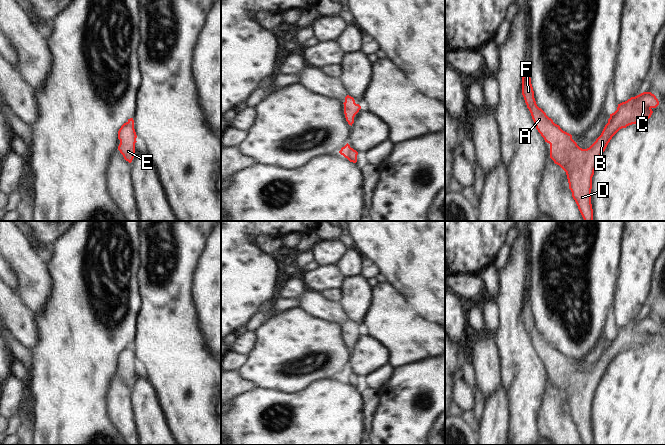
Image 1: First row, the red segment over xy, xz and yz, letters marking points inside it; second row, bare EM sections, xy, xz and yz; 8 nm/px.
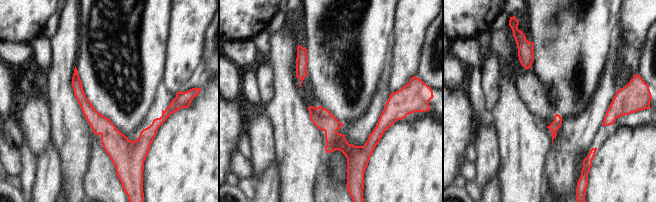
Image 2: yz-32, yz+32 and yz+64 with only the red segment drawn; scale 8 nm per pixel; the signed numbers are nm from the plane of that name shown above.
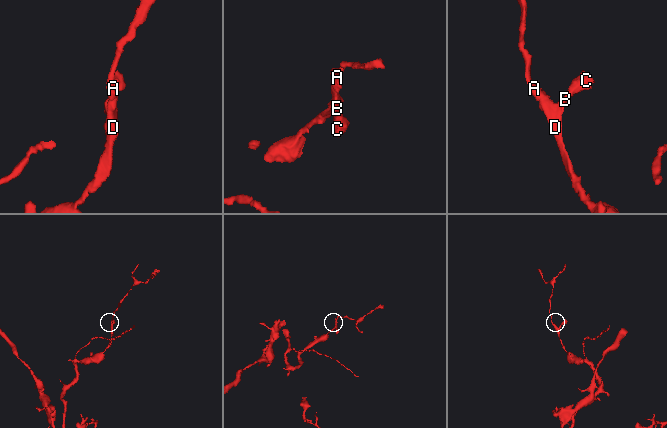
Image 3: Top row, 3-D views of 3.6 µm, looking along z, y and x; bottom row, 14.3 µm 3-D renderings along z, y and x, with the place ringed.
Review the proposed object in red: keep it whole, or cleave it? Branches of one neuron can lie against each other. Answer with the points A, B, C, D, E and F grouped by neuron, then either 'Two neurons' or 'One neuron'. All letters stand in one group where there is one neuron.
Groups: A B C D E F. One neuron

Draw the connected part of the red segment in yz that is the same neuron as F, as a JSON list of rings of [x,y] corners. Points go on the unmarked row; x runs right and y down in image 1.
[[[525,288],[522,319],[527,332],[536,353],[545,366],[550,368],[550,382],[566,396],[569,413],[584,445],[593,445],[592,401],[602,377],[620,353],[648,344],[653,337],[652,333],[659,329],[659,325],[651,316],[643,316],[618,328],[617,334],[610,338],[601,359],[589,372],[582,373],[572,363],[571,358],[563,355],[537,330],[530,296],[531,288]]]

